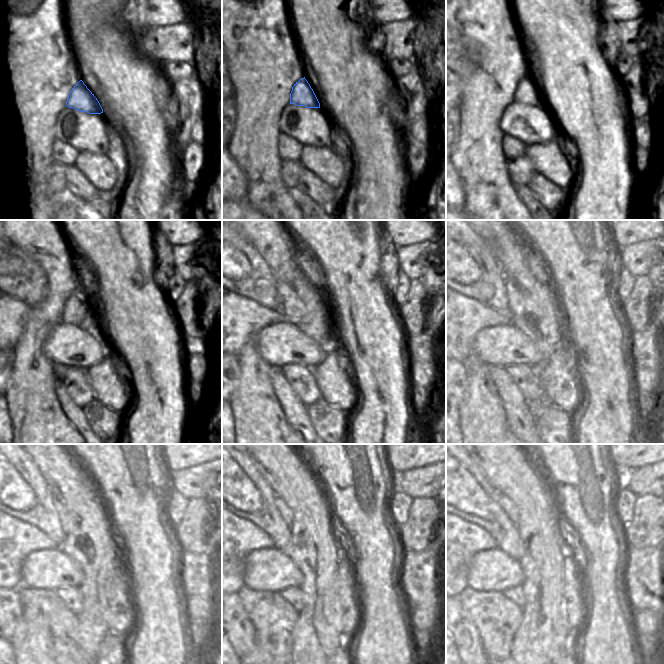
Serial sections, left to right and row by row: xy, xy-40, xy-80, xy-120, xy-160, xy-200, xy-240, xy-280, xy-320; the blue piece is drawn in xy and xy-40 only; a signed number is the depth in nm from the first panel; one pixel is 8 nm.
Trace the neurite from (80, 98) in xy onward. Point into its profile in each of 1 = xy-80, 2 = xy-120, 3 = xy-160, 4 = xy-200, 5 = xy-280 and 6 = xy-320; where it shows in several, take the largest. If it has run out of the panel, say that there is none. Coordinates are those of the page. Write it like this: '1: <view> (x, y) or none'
1: xy-80 (526, 92)
2: xy-120 (75, 308)
3: xy-160 (293, 309)
4: xy-200 (515, 300)
5: xy-280 (283, 508)
6: xy-320 (504, 502)

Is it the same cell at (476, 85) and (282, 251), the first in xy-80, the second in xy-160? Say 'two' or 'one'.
one

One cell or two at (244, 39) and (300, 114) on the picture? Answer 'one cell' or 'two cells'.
two cells

